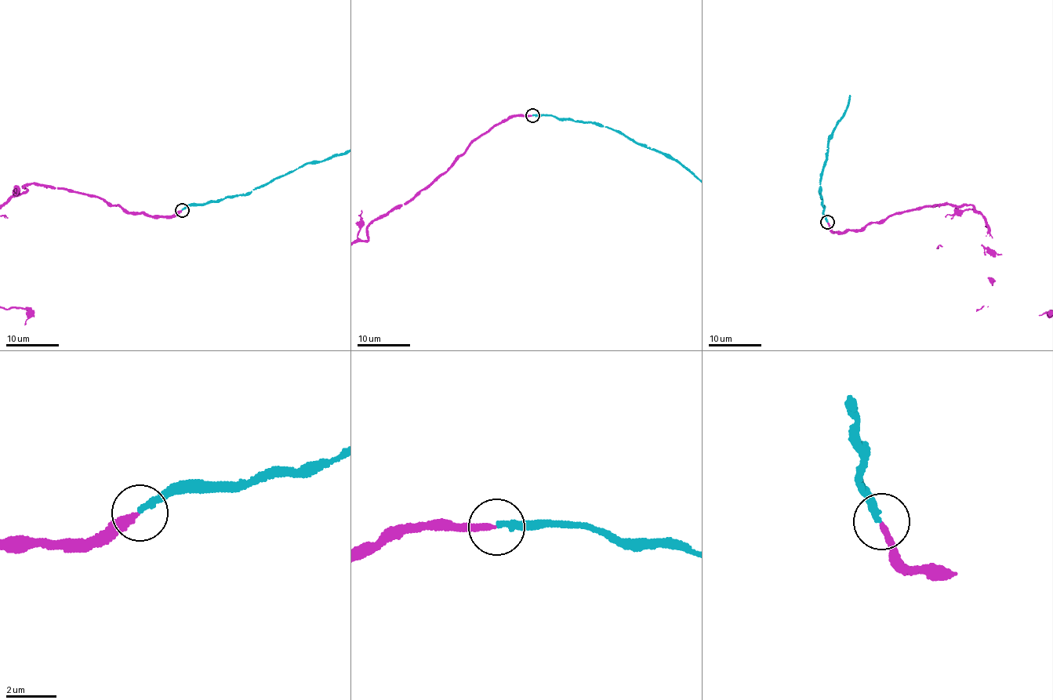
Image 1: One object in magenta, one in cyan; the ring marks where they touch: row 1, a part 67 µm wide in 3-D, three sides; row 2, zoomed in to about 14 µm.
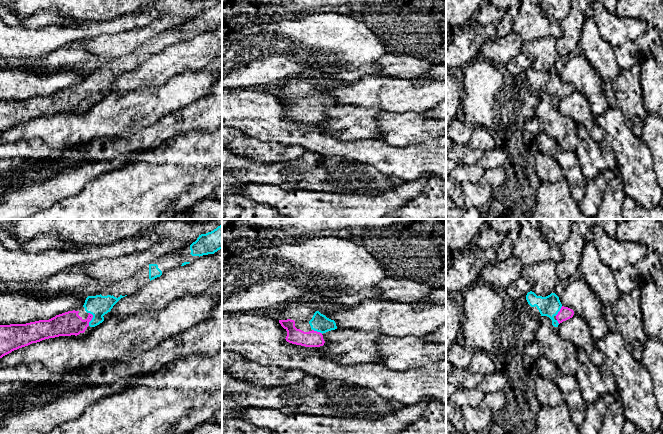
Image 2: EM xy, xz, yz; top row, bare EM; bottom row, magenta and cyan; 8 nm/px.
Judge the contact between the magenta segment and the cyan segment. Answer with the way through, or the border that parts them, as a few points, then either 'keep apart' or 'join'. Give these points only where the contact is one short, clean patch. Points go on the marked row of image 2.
across xy (69, 323), (86, 323), (91, 319), (96, 314), (98, 306) | join

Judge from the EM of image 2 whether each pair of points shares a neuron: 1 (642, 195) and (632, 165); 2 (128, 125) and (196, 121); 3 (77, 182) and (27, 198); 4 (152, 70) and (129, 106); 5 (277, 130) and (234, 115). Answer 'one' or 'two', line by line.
1: one
2: two
3: one
4: two
5: one

